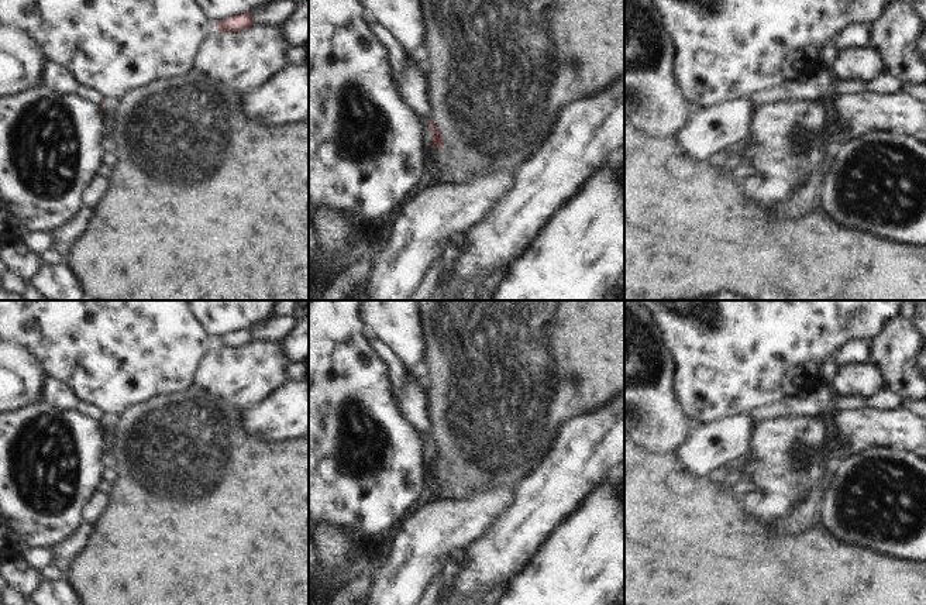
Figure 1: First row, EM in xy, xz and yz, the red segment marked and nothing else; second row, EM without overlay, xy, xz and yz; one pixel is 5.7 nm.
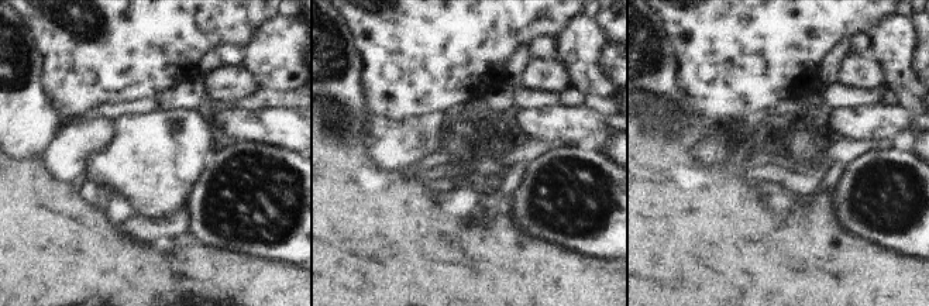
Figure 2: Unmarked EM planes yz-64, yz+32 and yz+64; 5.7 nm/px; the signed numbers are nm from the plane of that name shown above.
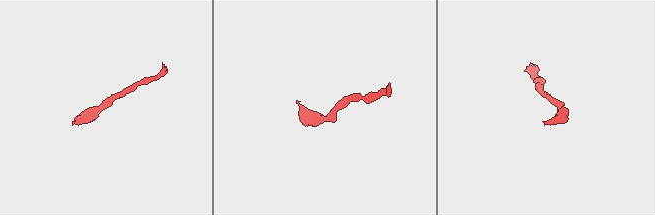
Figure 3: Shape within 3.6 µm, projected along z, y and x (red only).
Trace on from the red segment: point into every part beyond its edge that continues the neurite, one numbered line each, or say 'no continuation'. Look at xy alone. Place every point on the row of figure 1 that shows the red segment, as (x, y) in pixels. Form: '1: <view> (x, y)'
1: xy (112, 105)

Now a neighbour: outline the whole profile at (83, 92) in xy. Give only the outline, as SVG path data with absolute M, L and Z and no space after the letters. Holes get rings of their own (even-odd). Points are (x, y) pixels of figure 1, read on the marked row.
M82 85L78 87L75 94L96 106L100 106L101 100L104 99L104 96L101 93L96 92L94 89L89 87L89 86L82 86Z

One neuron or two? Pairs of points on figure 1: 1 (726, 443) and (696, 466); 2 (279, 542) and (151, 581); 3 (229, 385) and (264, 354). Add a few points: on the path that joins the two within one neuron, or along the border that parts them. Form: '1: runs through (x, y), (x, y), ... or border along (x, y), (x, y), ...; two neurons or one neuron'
1: runs through (719, 444), (704, 459); one neuron
2: runs through (247, 574), (240, 581), (183, 581); one neuron
3: runs through (237, 377), (243, 375), (255, 363); one neuron

